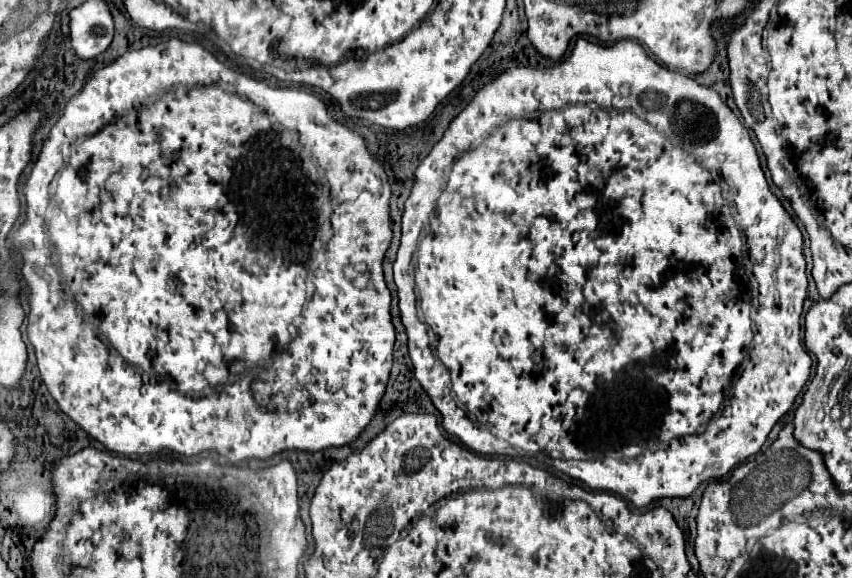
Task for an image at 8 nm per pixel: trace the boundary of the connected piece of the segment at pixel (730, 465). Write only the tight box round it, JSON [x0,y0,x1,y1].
[393,38,811,508]

